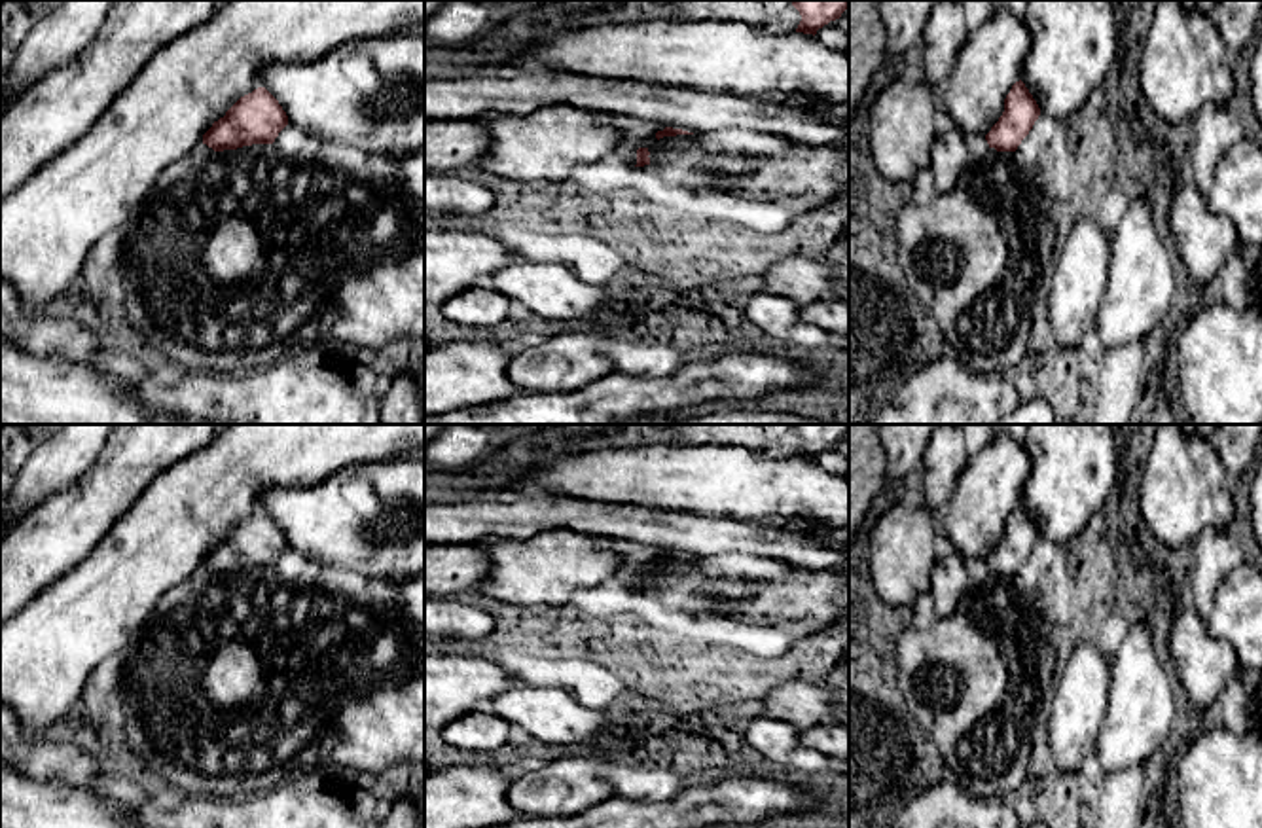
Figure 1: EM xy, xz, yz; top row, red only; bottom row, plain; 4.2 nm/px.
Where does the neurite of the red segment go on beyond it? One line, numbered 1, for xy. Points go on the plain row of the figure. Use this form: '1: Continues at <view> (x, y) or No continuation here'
1: No continuation here

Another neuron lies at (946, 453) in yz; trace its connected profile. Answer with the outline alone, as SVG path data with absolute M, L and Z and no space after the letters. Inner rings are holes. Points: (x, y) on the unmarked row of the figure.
M938 424L923 451L919 470L925 506L946 510L946 534L957 553L985 561L1004 536L1004 523L1012 510L1021 504L1023 485L1031 474L1031 457L1025 443L1008 432L997 430L995 436L970 455L965 432L959 424Z

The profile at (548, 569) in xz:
M568 529L546 531L529 540L485 540L489 576L478 591L510 604L546 608L570 604L578 589L614 580L623 555L604 536Z

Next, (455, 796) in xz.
M453 765L424 775L424 828L489 828L517 819L500 765Z

